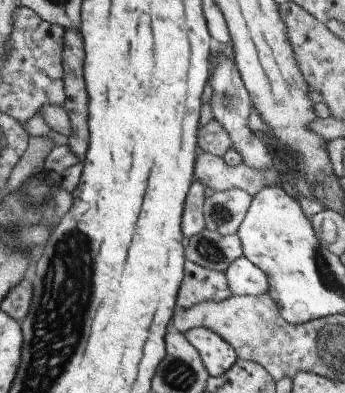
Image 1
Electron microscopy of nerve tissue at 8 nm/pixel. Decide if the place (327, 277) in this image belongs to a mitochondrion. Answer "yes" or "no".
yes

